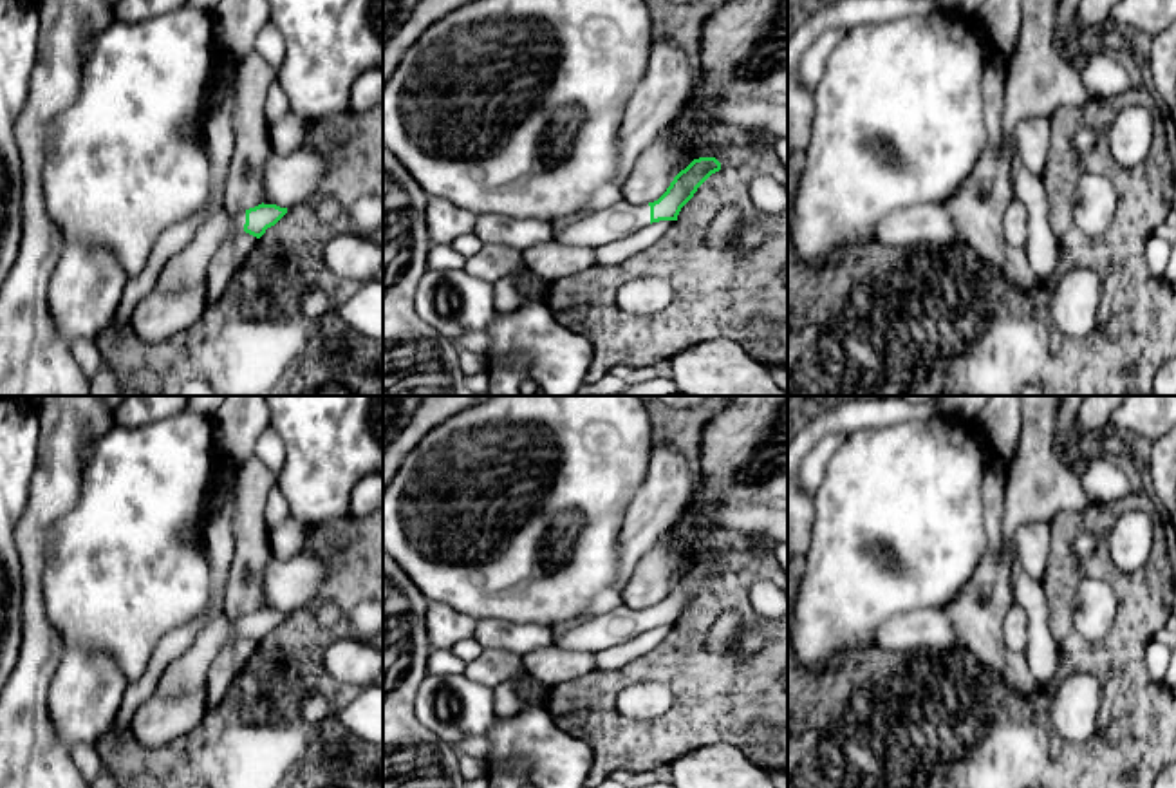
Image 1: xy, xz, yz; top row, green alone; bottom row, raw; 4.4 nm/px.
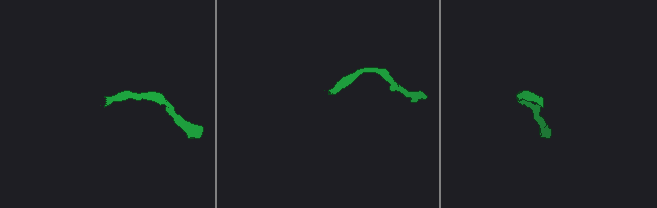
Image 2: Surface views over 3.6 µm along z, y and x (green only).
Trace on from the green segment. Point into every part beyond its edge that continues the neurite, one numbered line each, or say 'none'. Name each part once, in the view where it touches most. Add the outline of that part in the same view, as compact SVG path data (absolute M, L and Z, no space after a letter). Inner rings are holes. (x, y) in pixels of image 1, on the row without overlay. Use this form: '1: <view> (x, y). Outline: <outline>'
1: xy (185, 675). Outline: M224 611L213 614L193 645L163 672L155 694L179 696L199 689L208 678L213 658L229 640L244 636L244 629L246 616L228 616Z

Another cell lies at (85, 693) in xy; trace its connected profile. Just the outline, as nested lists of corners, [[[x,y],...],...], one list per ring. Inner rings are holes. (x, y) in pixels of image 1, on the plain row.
[[[67,649],[49,685],[49,721],[69,752],[112,730],[128,681],[107,654]]]

